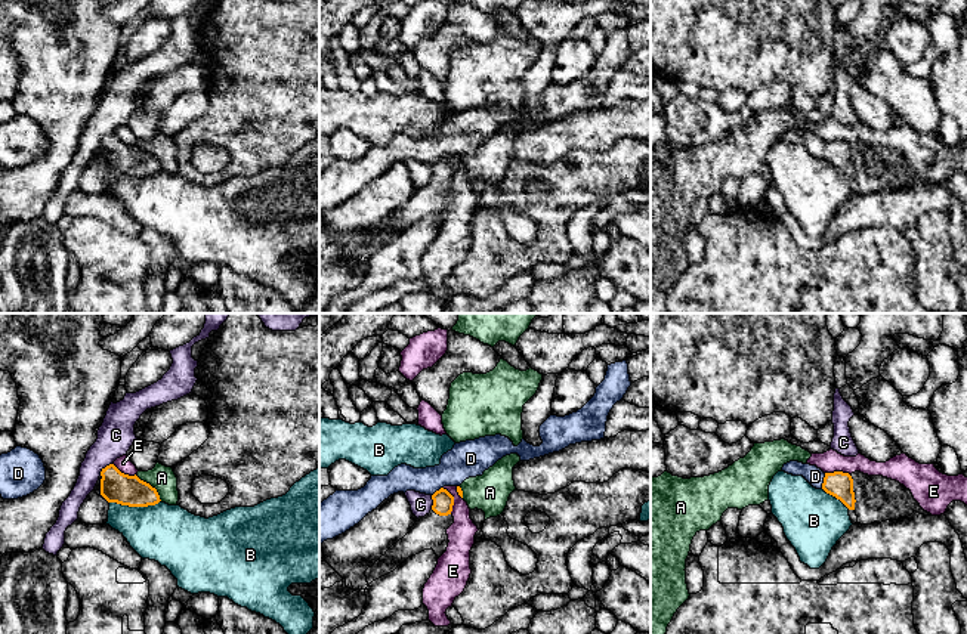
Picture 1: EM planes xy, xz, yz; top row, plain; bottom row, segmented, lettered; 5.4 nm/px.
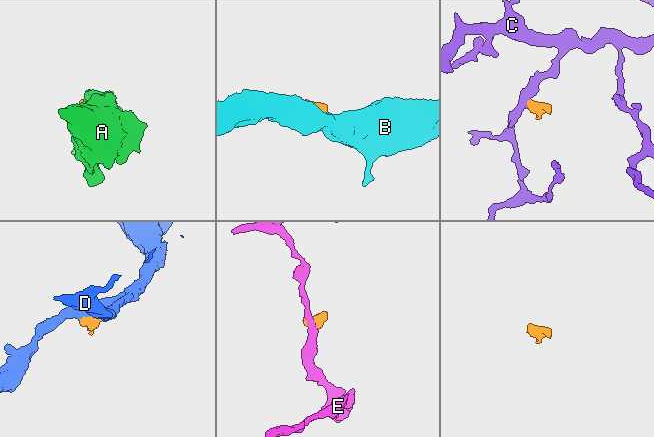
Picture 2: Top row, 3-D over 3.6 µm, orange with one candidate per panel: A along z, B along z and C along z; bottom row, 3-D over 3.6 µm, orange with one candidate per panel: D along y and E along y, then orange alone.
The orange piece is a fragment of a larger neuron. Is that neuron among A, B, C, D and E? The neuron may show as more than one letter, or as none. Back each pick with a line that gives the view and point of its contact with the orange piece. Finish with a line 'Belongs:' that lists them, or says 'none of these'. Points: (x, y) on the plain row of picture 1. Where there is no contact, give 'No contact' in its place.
Belongs: none of these

